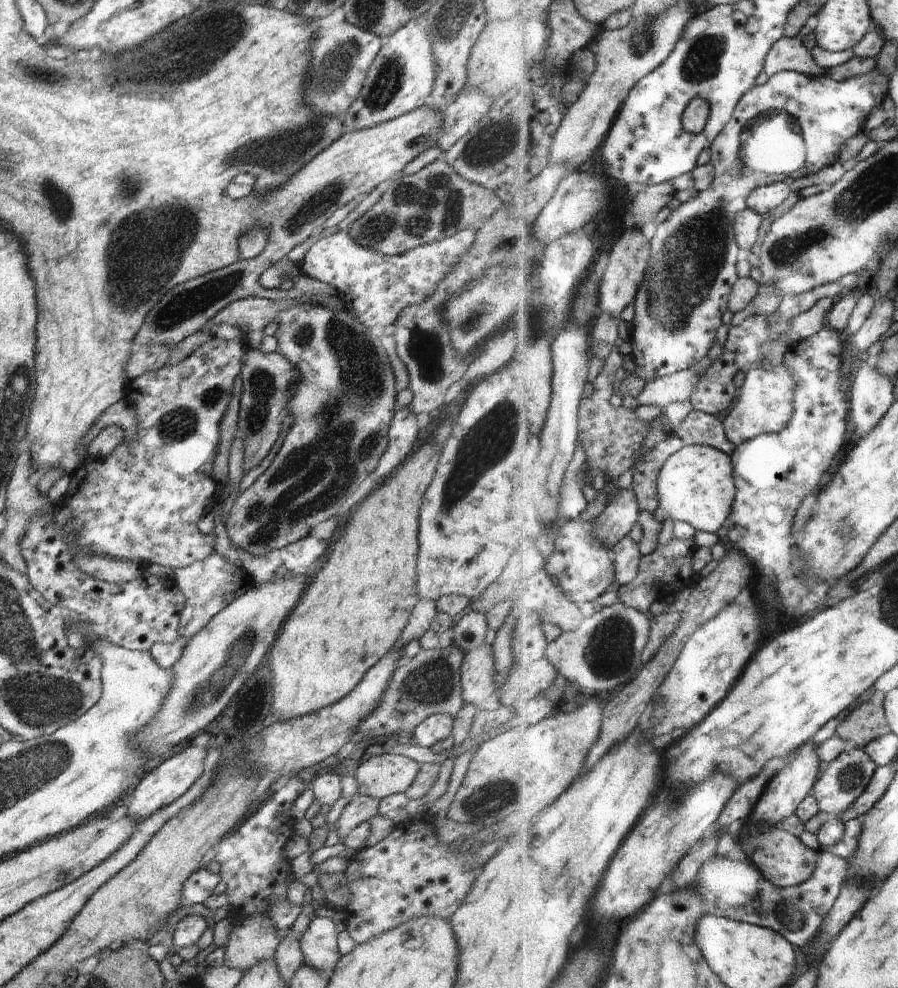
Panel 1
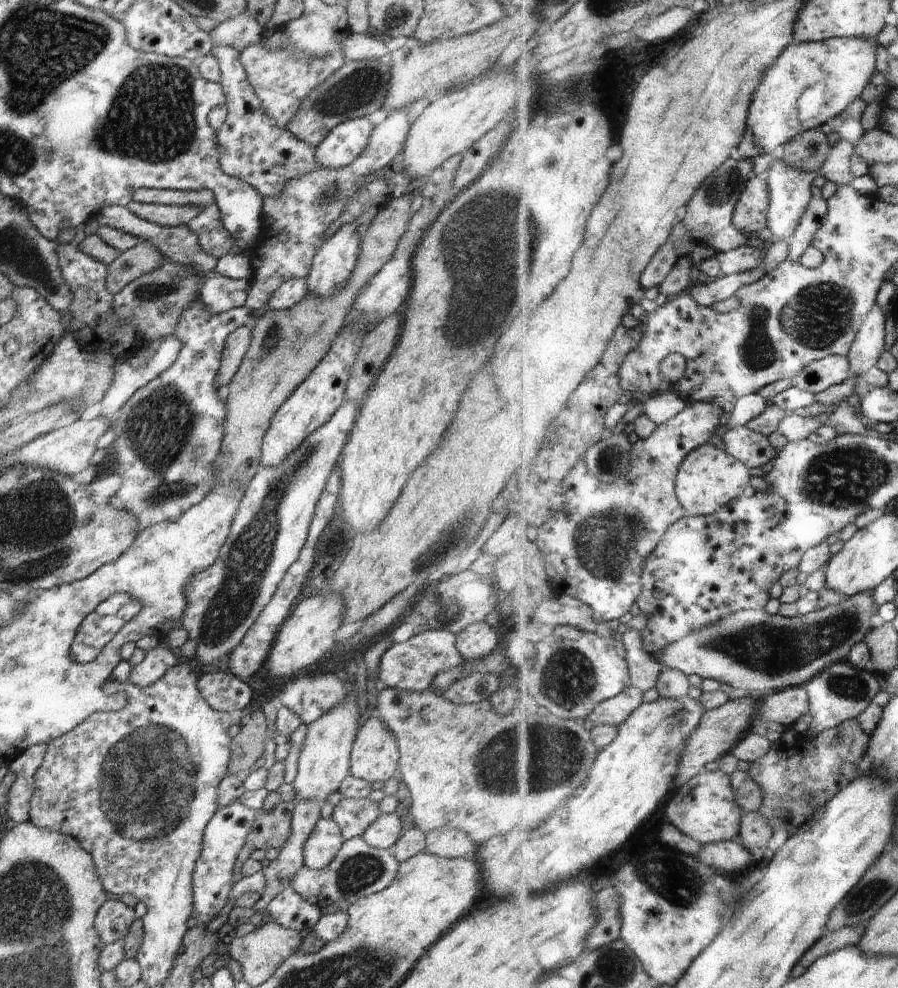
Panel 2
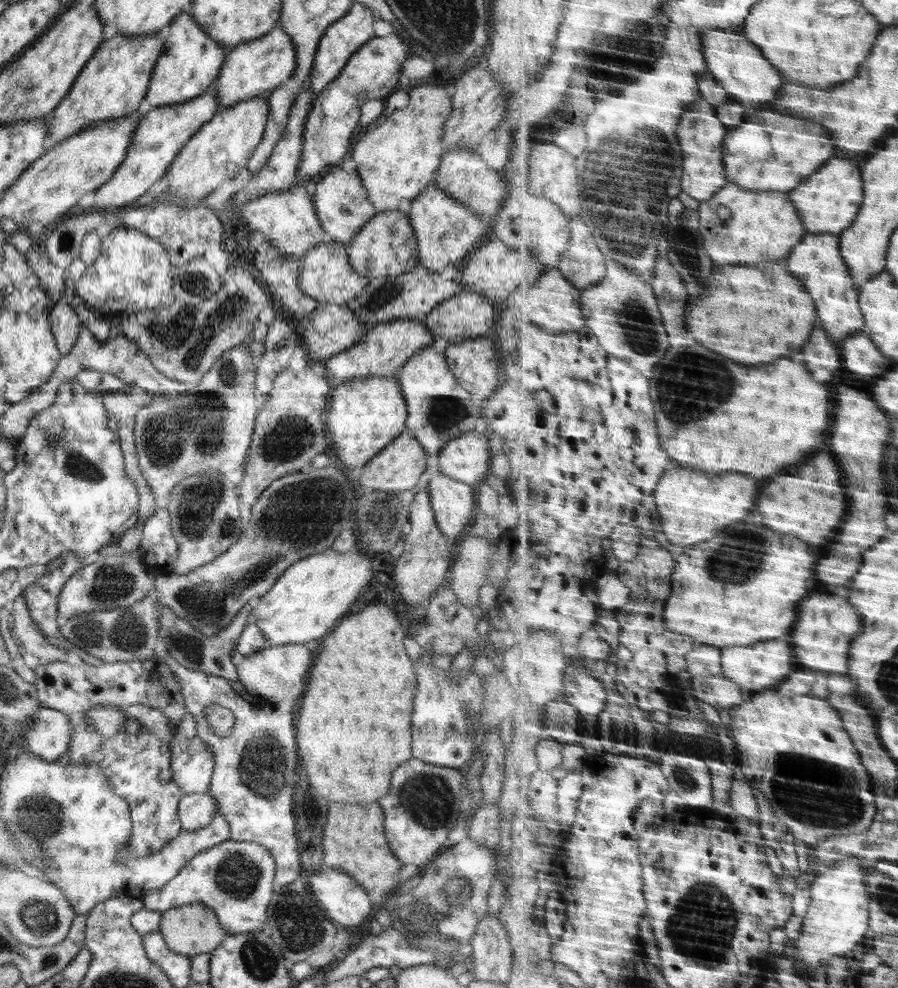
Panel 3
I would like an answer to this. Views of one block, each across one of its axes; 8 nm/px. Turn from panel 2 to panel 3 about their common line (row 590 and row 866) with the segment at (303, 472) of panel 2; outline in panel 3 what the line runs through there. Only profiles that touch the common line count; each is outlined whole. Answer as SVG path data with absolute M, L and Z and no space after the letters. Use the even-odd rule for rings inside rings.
M228 840L214 848L208 848L190 859L174 878L143 898L144 908L163 913L171 908L178 908L192 903L202 903L211 908L217 916L219 923L227 934L248 934L266 929L267 908L274 894L275 860L264 846L252 842Z

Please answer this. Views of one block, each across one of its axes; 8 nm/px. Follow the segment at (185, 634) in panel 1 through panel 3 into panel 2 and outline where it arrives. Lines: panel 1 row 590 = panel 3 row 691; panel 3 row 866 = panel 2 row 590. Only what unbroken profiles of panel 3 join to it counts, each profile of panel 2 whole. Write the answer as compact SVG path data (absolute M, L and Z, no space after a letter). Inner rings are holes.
M334 472L334 474L326 479L324 490L316 503L315 513L309 526L309 533L307 534L307 539L302 550L299 552L298 560L284 573L283 579L277 586L270 602L264 607L264 610L261 610L260 616L246 631L241 643L229 654L229 658L226 659L229 661L229 670L233 675L240 678L254 676L260 670L260 666L266 664L271 646L281 628L281 624L285 622L293 611L298 595L309 578L309 572L312 570L314 562L316 562L314 560L314 556L316 556L316 544L320 540L322 530L328 526L332 515L335 514L335 508L340 504L340 491L341 478L339 472Z

